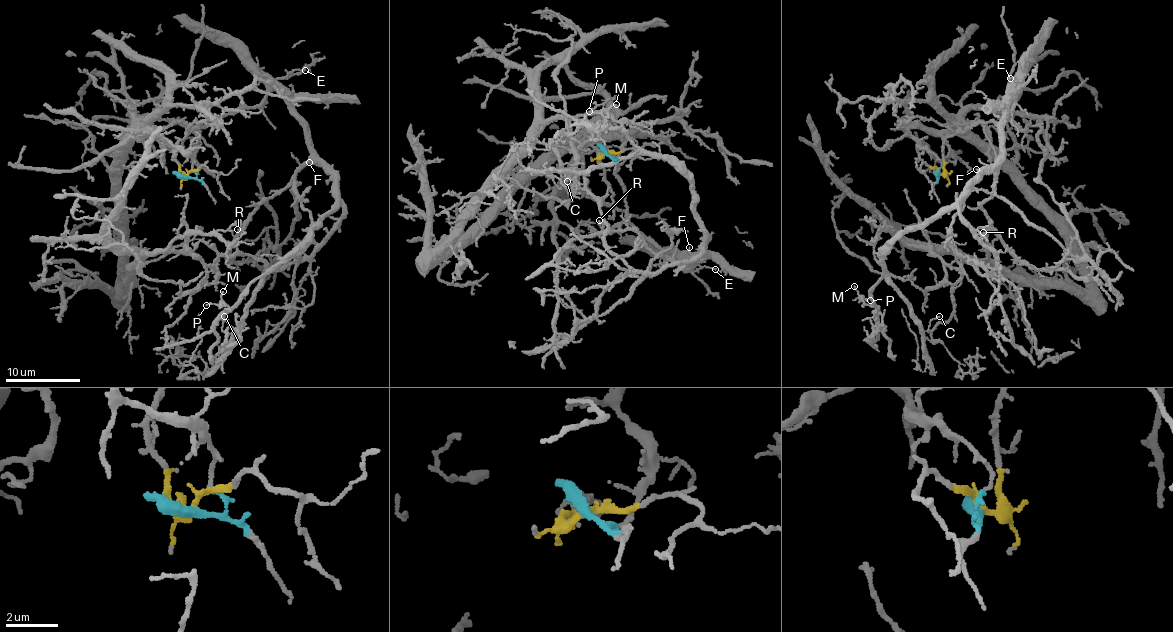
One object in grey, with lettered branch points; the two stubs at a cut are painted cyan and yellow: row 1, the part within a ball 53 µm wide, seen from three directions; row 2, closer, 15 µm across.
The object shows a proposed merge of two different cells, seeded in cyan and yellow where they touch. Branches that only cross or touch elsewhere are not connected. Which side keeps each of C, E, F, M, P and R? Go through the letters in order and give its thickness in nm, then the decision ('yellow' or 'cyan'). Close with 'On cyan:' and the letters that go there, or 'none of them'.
C: 90 nm thick; yellow
E: 110 nm thick; yellow
F: 130 nm thick; yellow
M: 100 nm thick; yellow
P: 110 nm thick; yellow
R: 140 nm thick; yellow
On cyan: none of them

